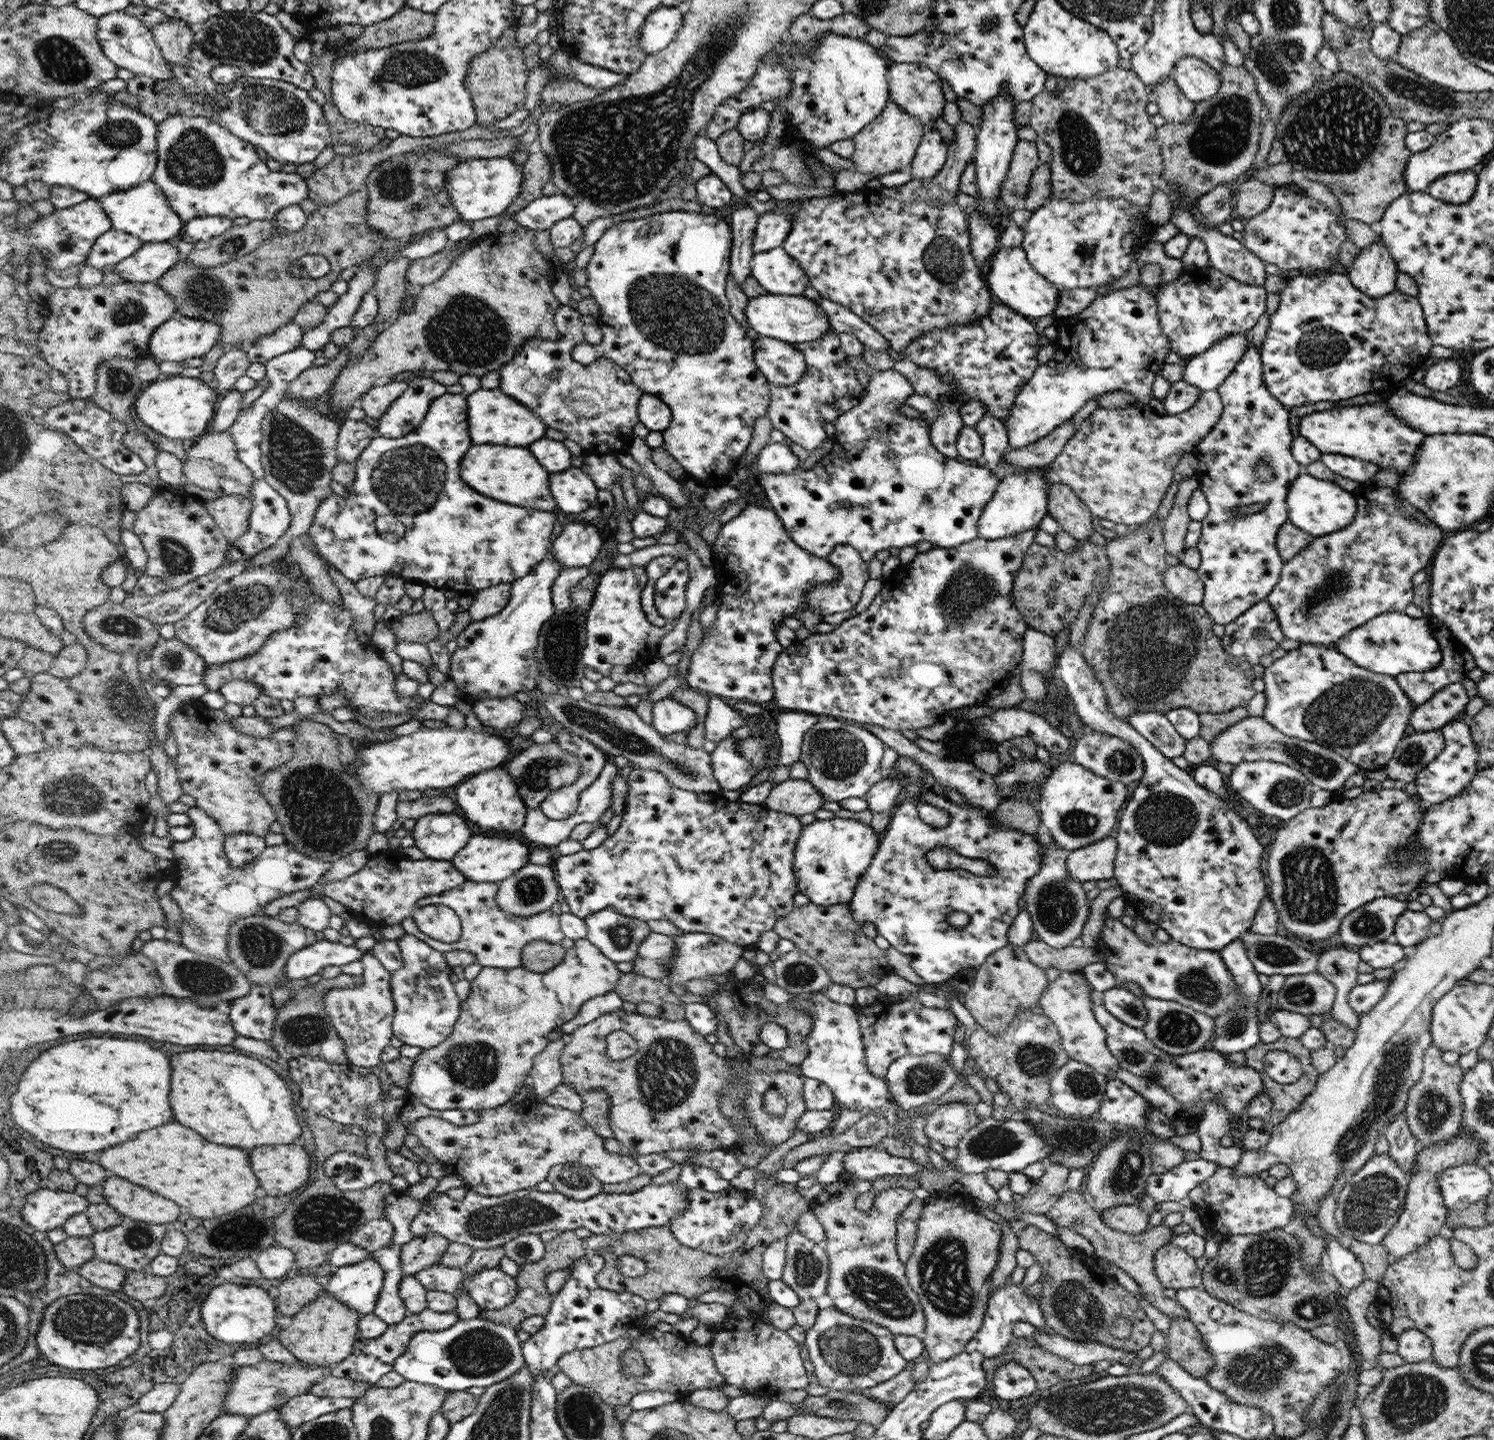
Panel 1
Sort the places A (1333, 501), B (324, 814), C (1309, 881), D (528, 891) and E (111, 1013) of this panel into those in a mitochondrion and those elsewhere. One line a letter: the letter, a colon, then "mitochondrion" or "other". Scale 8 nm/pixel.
A: other
B: mitochondrion
C: mitochondrion
D: mitochondrion
E: other

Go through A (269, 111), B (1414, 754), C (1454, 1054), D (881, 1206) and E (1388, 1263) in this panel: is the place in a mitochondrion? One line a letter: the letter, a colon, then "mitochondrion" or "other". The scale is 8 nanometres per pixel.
A: mitochondrion
B: mitochondrion
C: other
D: other
E: other

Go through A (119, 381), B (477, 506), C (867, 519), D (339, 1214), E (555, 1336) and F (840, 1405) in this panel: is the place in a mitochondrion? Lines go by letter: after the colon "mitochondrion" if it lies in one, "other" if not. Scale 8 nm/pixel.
A: mitochondrion
B: other
C: other
D: mitochondrion
E: other
F: mitochondrion

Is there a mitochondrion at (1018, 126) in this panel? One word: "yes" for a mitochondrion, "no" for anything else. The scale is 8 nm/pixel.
no

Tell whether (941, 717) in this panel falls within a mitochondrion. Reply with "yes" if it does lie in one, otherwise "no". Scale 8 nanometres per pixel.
no

